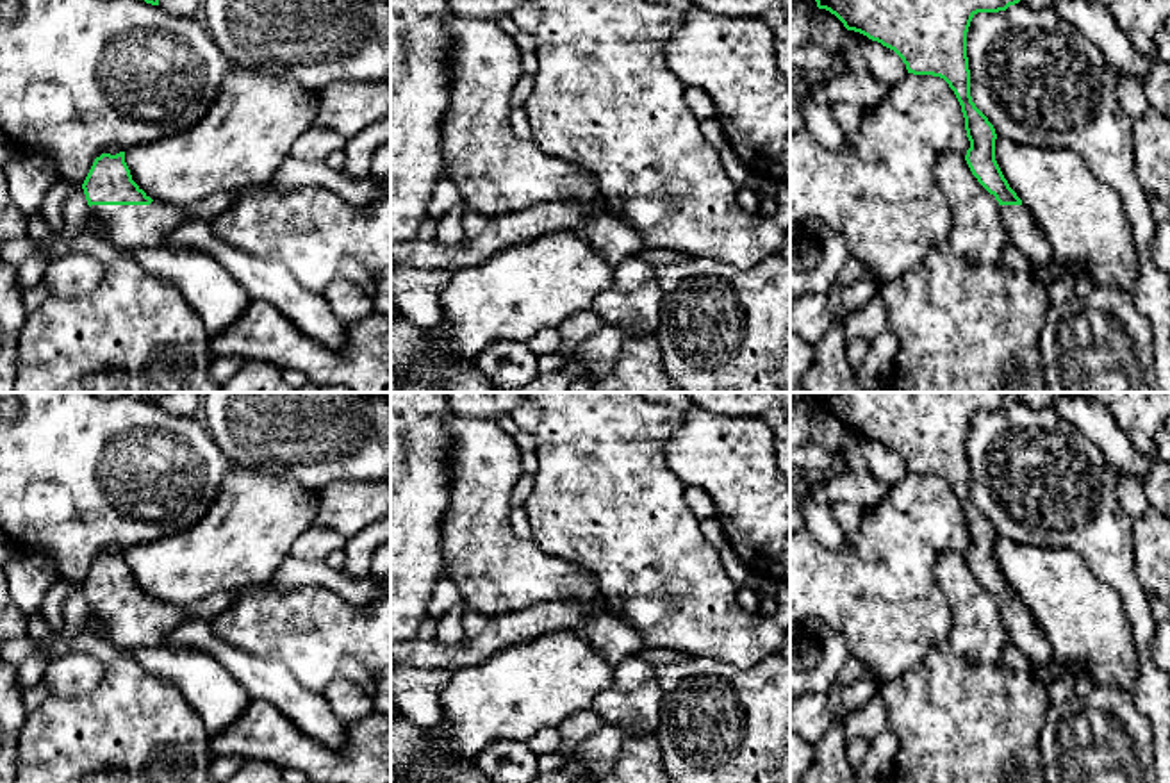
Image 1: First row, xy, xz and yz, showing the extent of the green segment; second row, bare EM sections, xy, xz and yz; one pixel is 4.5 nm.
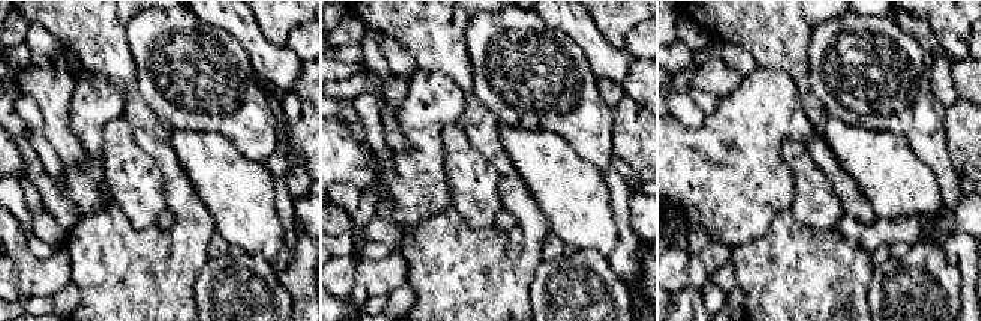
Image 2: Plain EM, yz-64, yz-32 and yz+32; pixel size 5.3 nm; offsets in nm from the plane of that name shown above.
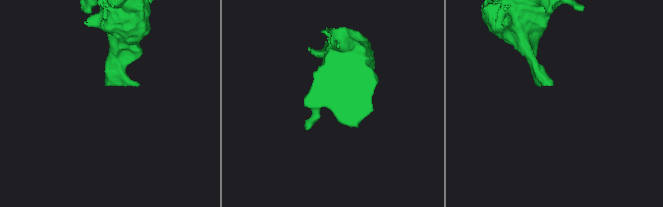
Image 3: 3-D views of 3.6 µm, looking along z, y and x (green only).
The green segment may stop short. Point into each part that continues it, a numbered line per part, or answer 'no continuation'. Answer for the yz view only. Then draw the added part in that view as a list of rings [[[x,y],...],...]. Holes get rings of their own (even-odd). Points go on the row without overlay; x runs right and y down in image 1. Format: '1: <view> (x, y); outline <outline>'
1: yz (1022, 630); outline [[[1024,603],[1001,605],[1001,622],[1009,644],[1018,647],[1034,667],[1047,669],[1054,662],[1051,642]]]

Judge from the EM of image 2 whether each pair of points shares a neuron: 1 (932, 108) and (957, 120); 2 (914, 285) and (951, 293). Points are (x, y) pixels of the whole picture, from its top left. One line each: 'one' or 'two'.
1: two
2: one

